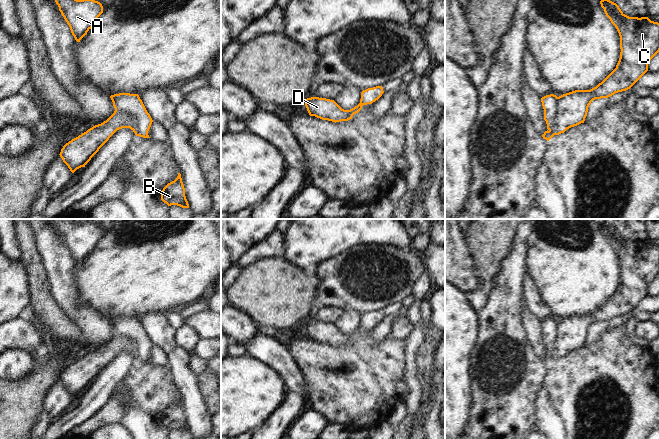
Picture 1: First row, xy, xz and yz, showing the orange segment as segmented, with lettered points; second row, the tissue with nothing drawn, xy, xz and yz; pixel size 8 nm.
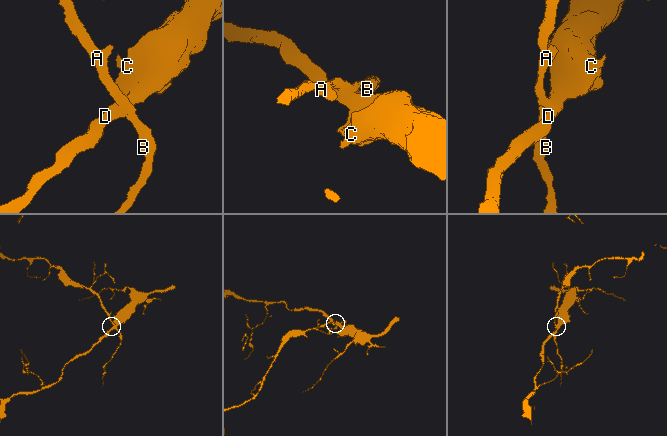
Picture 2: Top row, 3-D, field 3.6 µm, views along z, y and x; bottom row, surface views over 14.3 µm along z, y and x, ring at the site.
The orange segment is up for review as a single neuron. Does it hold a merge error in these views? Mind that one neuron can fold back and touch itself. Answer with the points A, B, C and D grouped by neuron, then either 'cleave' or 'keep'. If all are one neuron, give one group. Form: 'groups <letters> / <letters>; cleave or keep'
groups A B / C D; cleave

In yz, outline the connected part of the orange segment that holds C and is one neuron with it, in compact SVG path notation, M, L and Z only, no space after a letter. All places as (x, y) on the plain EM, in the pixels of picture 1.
M608 223L601 224L600 228L619 257L619 285L616 292L596 311L575 314L558 321L554 359L584 347L593 324L630 313L648 295L650 284L659 276L658 246L648 241L629 241Z

